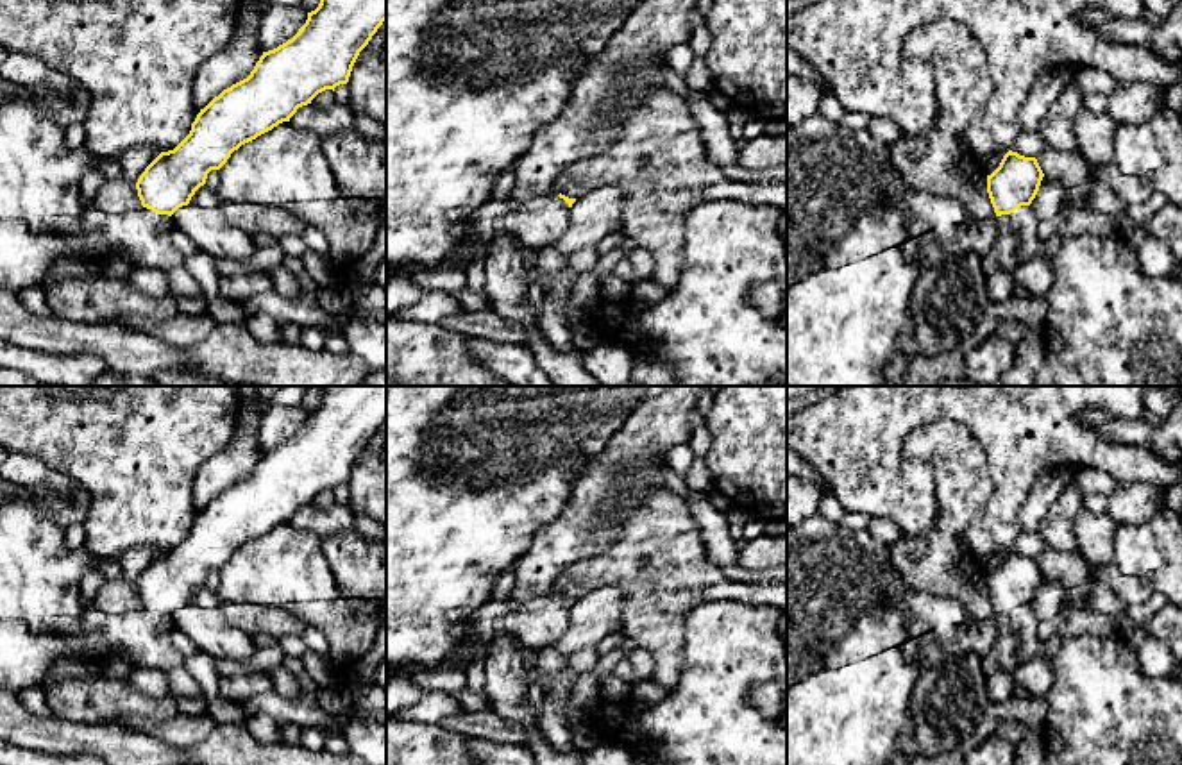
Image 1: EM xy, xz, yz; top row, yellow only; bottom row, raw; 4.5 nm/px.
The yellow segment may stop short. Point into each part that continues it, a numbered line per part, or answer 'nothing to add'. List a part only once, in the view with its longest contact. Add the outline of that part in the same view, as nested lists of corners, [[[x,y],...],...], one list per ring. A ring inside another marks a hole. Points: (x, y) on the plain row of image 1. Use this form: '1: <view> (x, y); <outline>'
1: yz (1018, 640); [[[1030,606],[996,618],[996,640],[982,658],[985,672],[1014,672],[1021,663],[1039,654],[1039,620]]]

